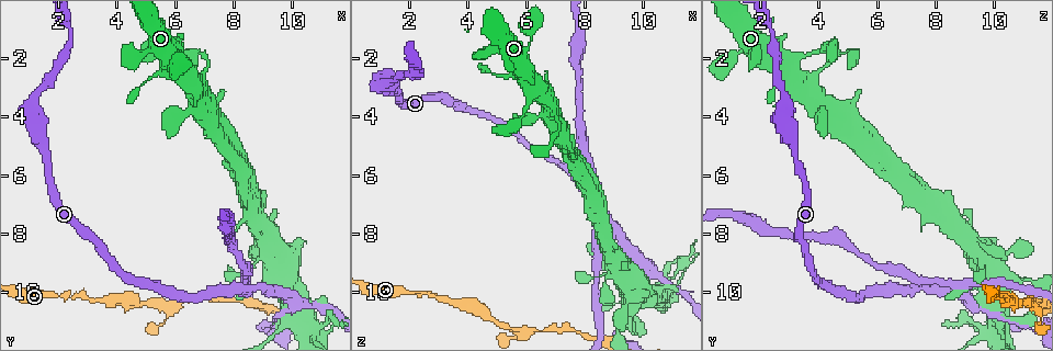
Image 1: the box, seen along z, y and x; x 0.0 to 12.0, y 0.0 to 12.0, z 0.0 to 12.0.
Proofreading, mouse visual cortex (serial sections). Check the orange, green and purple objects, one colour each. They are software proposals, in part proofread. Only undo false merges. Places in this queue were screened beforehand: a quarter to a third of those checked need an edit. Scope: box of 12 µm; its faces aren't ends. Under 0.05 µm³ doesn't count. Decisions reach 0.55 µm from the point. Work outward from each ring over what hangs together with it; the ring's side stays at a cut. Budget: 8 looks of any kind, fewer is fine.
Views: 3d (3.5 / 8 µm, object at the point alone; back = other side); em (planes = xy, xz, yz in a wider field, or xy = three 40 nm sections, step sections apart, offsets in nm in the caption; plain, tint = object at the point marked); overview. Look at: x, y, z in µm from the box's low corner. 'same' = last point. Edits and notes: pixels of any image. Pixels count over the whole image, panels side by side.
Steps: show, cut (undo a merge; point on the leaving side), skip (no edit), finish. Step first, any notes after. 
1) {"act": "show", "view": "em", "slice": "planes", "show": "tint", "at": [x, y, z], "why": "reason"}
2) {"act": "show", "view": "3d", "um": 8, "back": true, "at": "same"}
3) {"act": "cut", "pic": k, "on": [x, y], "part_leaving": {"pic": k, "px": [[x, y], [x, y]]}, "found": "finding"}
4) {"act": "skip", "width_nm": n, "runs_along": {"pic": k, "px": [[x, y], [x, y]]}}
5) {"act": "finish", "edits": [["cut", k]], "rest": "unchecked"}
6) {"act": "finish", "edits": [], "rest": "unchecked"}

{"act": "show", "view": "3d", "um": 3.5, "at": [1.2, 3.5, 2.8]}

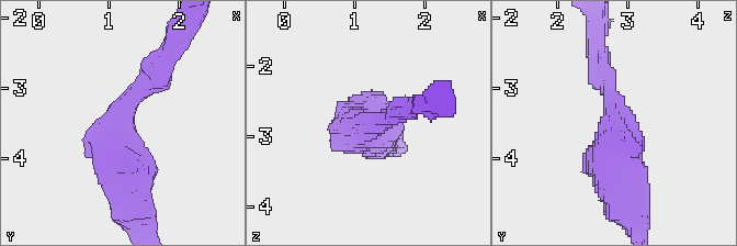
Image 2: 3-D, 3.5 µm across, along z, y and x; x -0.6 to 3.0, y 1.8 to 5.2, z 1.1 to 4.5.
{"act": "show", "view": "em", "slice": "planes", "show": "tint", "at": [1.20, 3.50, 2.85], "why": "shape alone is not enough"}

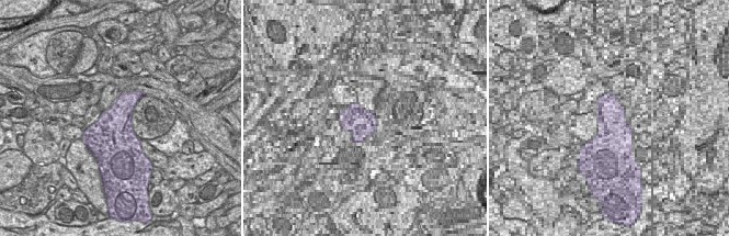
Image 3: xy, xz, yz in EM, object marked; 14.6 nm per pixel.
{"act": "skip", "runs_along": {"pic": 2, "px": [[632, 212], [604, 80]]}, "found": "all the same cell"}

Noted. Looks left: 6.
{"act": "show", "view": "em", "slice": "planes", "show": "tint", "at": [8.6, 9.9, 7.3], "why": "four-way junction"}

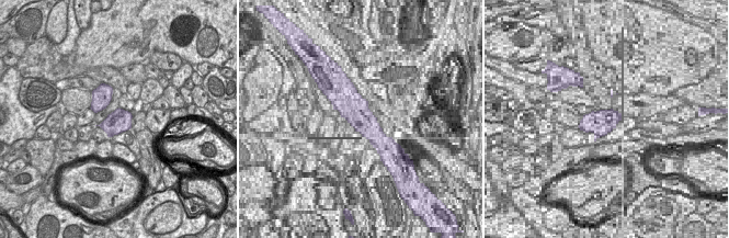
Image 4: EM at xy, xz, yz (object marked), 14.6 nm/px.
{"act": "show", "view": "3d", "um": 3.5, "at": "same", "why": "see where the arms go"}

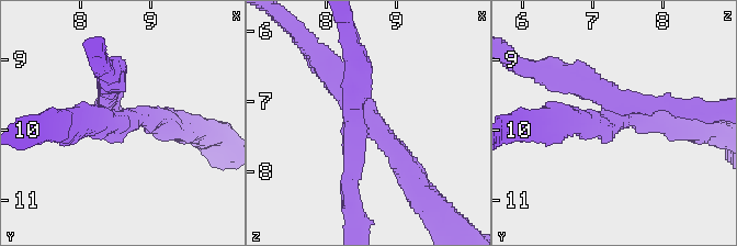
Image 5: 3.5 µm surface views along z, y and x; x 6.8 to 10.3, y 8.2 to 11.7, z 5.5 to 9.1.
{"act": "cut", "pic": 5, "on": [657, 103], "width_nm": 340, "part_leaving": {"pic": 5, "px": [[631, 110], [577, 76], [537, 73]]}, "found": "a second cell is stuck on"}

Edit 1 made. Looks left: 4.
{"act": "show", "view": "overview", "why": "see it whole again"}

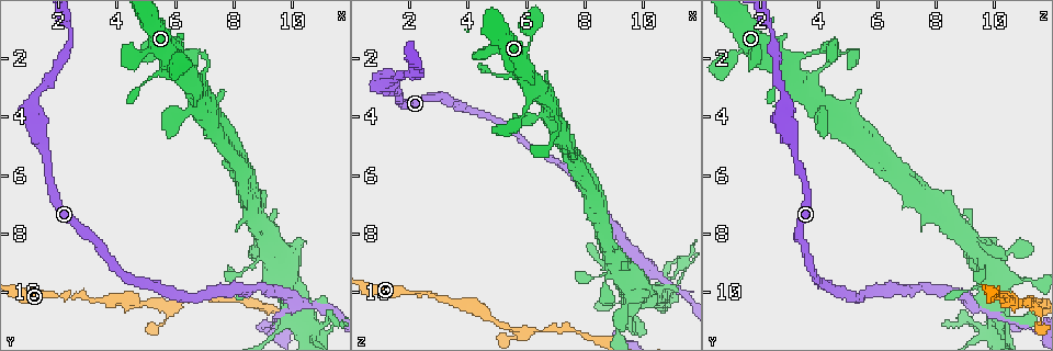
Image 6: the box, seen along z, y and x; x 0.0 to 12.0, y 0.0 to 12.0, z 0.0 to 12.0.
{"act": "show", "view": "3d", "um": 8, "at": [10.2, 10.5, 9.2], "why": "branch point"}

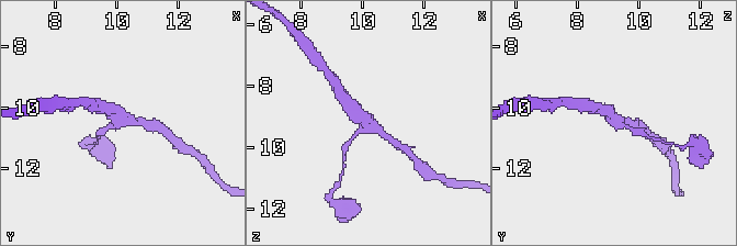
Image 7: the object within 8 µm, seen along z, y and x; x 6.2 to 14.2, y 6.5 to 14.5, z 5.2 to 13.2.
{"act": "show", "view": "3d", "um": 3.5, "at": [10.1, 10.5, 9.2], "why": "closer look"}

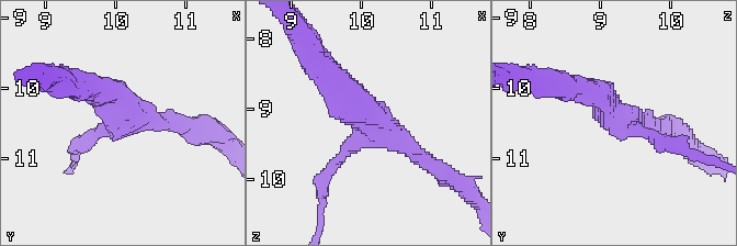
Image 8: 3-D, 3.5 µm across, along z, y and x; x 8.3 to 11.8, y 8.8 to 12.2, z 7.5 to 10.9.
{"act": "show", "view": "em", "slice": "xy", "step": 2, "show": "tint", "at": [10.15, 10.45, 9.25]}

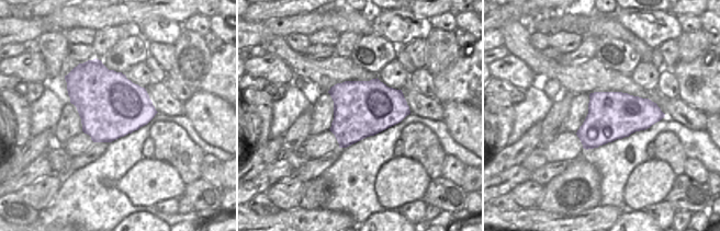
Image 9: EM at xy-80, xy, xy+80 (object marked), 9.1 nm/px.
{"act": "skip", "arm_widths_nm": [150, 250, 350], "runs_along": {"pic": 8, "px": [[570, 85], [666, 142]]}, "found": "continuous, no second cell"}

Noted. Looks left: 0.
{"act": "finish", "edits": [["cut", 5]], "rest": "unchecked"}

